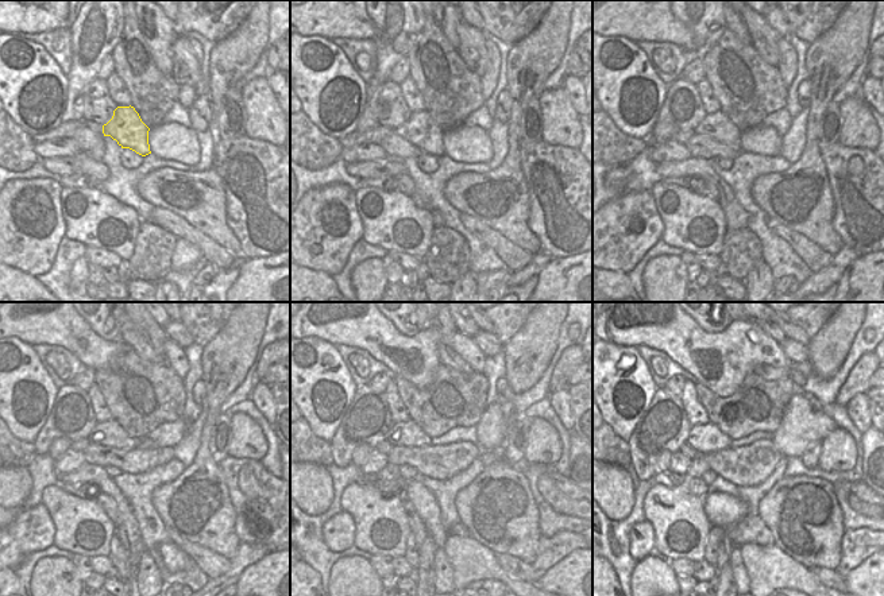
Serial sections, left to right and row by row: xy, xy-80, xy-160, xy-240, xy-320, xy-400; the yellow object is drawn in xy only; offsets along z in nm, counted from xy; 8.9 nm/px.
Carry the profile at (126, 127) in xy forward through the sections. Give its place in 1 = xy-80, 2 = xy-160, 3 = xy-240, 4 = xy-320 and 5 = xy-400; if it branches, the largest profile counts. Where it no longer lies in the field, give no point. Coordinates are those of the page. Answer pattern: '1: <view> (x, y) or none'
1: xy-80 (420, 130)
2: xy-160 (717, 127)
3: xy-240 (108, 433)
4: xy-320 (408, 433)
5: xy-400 (706, 438)

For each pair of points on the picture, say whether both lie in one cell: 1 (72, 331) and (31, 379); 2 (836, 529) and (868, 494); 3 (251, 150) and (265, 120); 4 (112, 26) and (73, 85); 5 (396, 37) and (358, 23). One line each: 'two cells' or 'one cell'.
1: two cells
2: two cells
3: two cells
4: one cell
5: two cells

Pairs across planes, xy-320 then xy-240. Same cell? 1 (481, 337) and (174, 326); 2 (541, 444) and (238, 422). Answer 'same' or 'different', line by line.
1: same
2: same

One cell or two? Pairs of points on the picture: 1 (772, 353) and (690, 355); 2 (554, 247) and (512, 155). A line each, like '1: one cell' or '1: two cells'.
1: one cell
2: two cells

